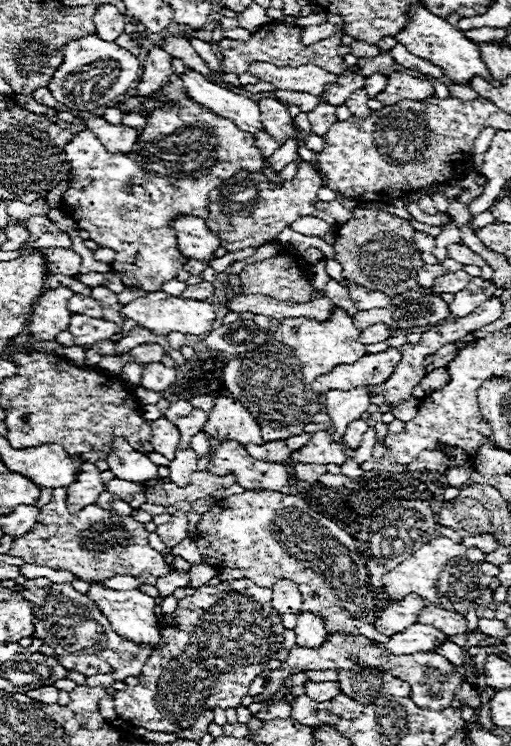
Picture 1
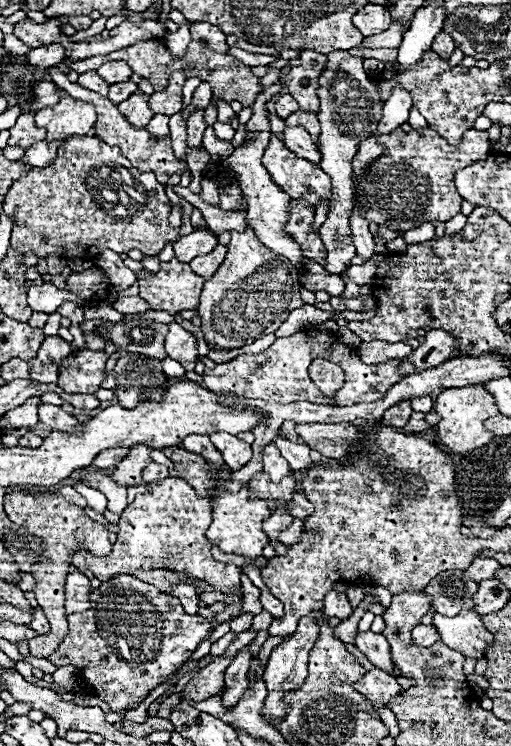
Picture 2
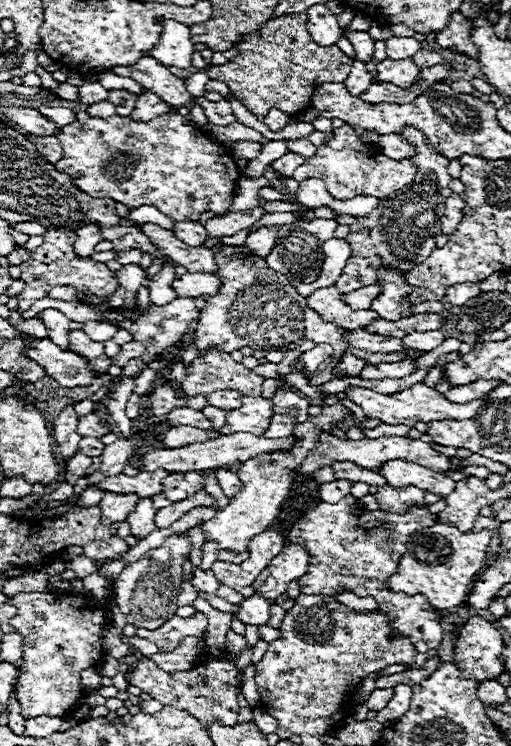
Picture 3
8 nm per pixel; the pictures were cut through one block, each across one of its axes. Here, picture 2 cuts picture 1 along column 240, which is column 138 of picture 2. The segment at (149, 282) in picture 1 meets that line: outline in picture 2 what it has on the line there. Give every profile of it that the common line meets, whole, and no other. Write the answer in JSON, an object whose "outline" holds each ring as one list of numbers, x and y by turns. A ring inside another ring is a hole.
{"outline":[[50,68,50,76,52,76,52,82,54,82,56,86,60,86,62,90,66,90,72,98,78,98,78,100,82,100,82,102,90,102,90,104,96,106,96,112,98,112,98,120,96,120,96,124,94,124,96,136,98,136,102,142,110,144,110,146,118,146,118,148,122,150,122,156,126,156,126,158,132,162,132,166,136,166,140,172,154,172,156,178,158,178,158,182,162,182,162,184,168,182,168,178,170,178,172,174,182,174,182,172,184,172,186,162,180,162,180,160,174,156,170,138,154,140,154,138,150,138,148,130,144,130,144,128,142,128,142,130,134,130,134,128,126,122,126,118,118,112,116,104,108,102,108,98,100,98,100,94,92,94,92,90,86,90,86,88,82,88,82,86,78,86,78,84,72,84,72,82,68,80,68,76,62,74,62,72,58,72,56,68]]}

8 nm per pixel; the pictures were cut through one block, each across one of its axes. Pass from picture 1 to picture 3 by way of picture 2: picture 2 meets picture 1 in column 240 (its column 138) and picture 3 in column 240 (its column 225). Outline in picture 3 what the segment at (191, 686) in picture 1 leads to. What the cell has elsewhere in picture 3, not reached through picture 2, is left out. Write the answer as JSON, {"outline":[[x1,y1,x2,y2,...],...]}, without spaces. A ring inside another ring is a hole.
{"outline":[[258,594,248,598,248,606,246,600,242,602,242,608,236,612,238,620,242,624,250,624,250,626,266,626,270,620,270,602]]}

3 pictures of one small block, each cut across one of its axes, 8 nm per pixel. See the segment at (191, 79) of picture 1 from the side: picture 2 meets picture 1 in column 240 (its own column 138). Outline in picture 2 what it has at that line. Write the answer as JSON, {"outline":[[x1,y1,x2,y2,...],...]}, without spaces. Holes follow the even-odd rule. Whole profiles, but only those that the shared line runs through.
{"outline":[[132,94,130,98,126,98,124,102,118,104,118,110,124,114,124,118,128,118,128,122,132,122,132,126,136,126,140,130,140,126,146,126,152,118,152,110,148,108,148,102,138,96,138,94]]}

